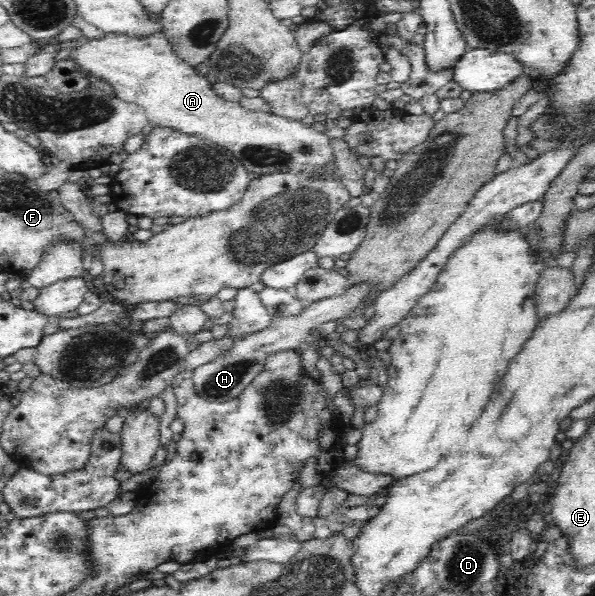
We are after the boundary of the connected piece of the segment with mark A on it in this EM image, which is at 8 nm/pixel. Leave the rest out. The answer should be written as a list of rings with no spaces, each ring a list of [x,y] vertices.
[[[157,30],[140,36],[131,36],[127,32],[106,33],[99,39],[88,39],[73,49],[68,59],[86,77],[95,77],[109,83],[114,89],[114,95],[121,101],[141,106],[148,123],[154,127],[175,128],[183,133],[208,139],[228,149],[245,169],[257,176],[273,172],[302,172],[305,169],[320,168],[325,162],[334,159],[331,138],[318,132],[313,126],[306,125],[301,120],[277,117],[269,112],[251,111],[239,102],[227,101],[218,96],[210,78],[199,75],[194,67],[184,63],[173,52],[165,32]]]

